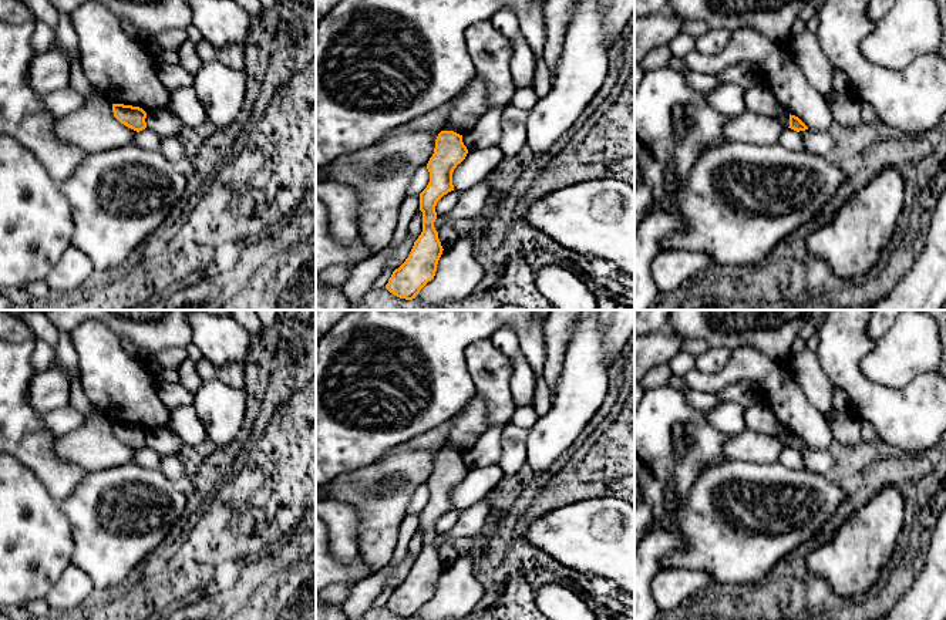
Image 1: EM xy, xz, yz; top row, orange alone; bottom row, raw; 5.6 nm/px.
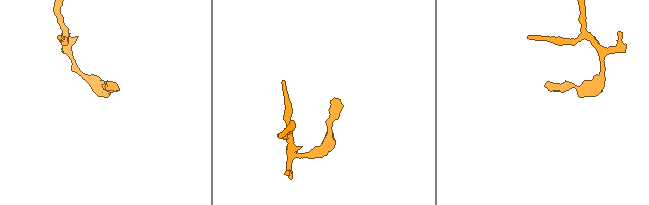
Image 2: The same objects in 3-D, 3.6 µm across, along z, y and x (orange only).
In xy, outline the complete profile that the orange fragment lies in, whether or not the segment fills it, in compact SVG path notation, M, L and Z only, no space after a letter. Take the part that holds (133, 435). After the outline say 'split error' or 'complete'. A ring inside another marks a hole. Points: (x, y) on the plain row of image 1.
M112 422L112 431L121 442L137 451L147 447L147 431L139 425Z; complete

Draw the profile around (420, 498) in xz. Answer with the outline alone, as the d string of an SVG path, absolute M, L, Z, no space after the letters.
M427 485L420 486L411 496L410 505L408 505L408 513L420 513L430 501L430 491Z

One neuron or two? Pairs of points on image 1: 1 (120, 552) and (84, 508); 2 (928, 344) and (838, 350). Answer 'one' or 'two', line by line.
1: one
2: two

